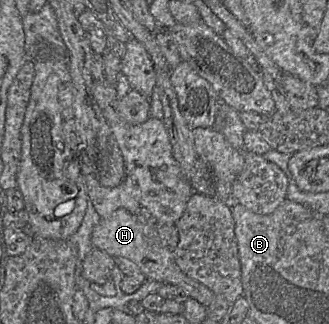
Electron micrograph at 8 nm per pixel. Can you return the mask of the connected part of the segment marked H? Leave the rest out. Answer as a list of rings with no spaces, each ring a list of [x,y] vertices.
[[[125,208],[115,210],[109,217],[101,218],[94,227],[91,239],[93,246],[107,252],[114,258],[124,257],[134,262],[147,280],[154,280],[182,288],[189,298],[198,301],[205,308],[213,300],[213,293],[206,286],[191,279],[176,264],[173,250],[165,245],[153,224],[153,217],[142,211],[140,216],[131,214]]]

